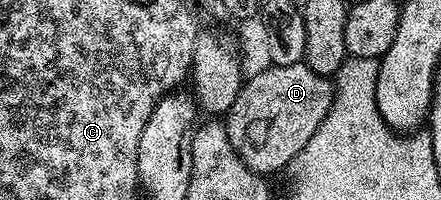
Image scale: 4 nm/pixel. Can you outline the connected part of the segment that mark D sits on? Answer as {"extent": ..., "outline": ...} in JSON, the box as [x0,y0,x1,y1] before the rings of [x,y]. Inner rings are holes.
{"extent":[224,62,334,177],"outline":[[[306,62],[296,65],[266,65],[263,71],[247,78],[240,97],[224,116],[224,126],[232,149],[258,175],[271,177],[285,172],[288,161],[308,145],[312,133],[320,129],[320,121],[334,100],[334,85],[327,76],[316,73]]]}

